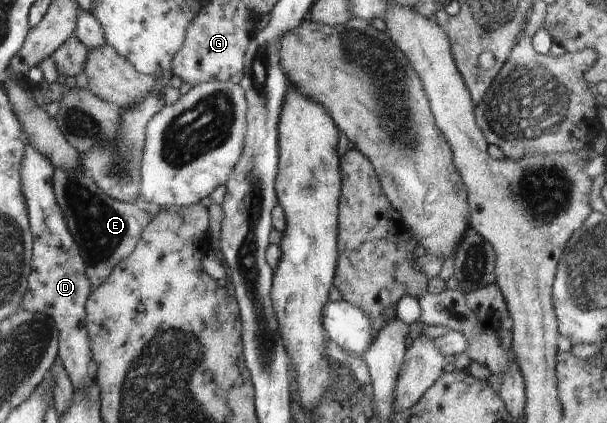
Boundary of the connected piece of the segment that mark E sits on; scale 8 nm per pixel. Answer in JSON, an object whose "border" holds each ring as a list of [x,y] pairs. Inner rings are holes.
{"border":[[[81,167],[75,172],[54,168],[52,179],[57,204],[62,208],[69,234],[77,239],[87,278],[95,290],[107,280],[113,267],[133,252],[152,218],[138,203],[125,204],[109,198]]]}

